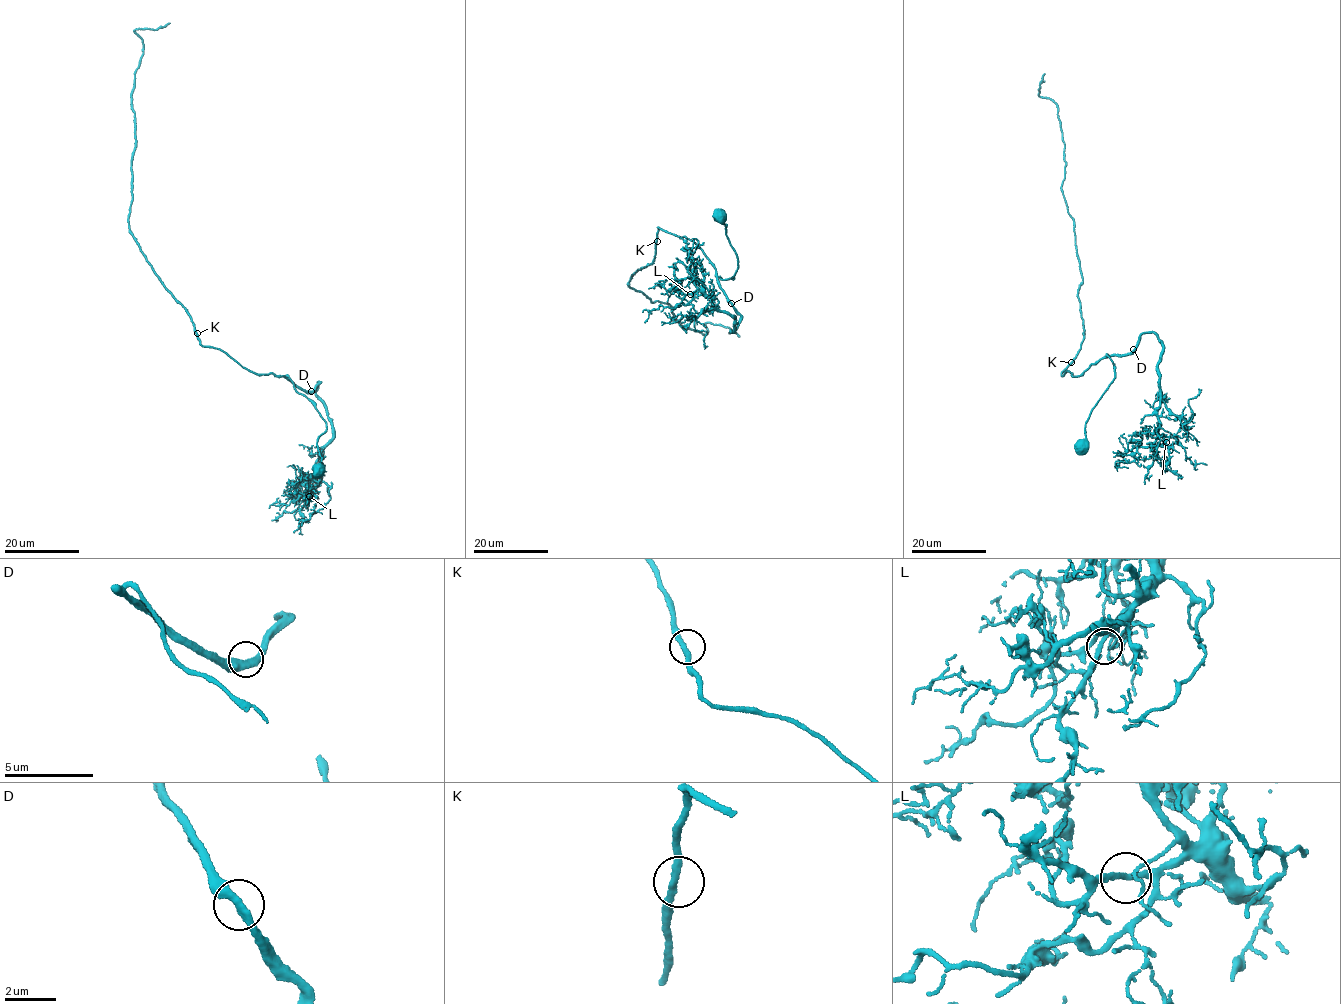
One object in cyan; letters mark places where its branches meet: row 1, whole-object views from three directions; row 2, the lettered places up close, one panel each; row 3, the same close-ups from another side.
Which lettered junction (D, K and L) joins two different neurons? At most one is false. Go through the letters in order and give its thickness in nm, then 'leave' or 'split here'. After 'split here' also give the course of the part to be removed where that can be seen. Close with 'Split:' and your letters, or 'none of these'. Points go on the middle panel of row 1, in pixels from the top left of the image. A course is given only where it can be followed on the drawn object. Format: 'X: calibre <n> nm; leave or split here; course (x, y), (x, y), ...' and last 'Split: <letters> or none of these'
D: calibre 400 nm; leave
K: calibre 280 nm; leave
L: calibre 240 nm; leave
Split: none of these

